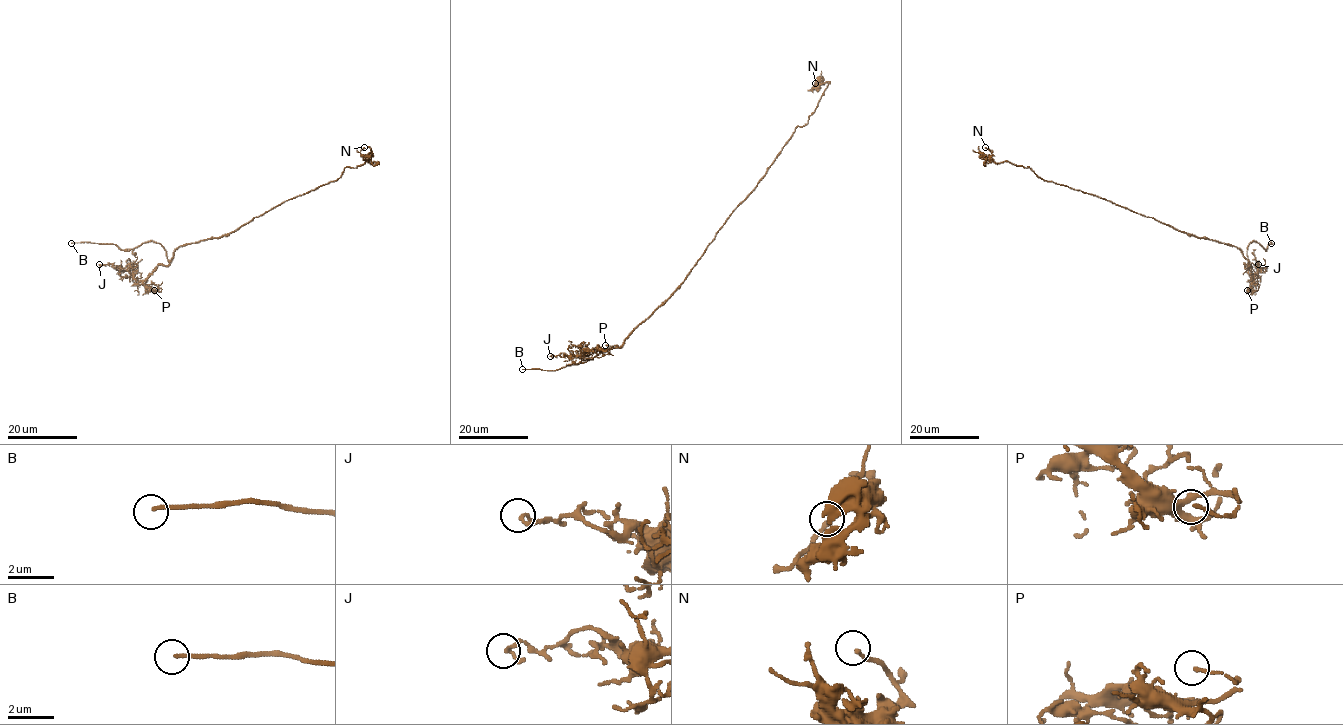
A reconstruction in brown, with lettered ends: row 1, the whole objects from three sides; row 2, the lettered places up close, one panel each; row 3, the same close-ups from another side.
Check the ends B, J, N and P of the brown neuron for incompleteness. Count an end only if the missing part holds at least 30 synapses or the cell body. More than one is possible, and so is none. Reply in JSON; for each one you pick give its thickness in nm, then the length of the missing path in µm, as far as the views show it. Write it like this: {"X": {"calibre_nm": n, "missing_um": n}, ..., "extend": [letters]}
{"B": {"calibre_nm": 150, "missing_um": 15}, "extend": ["B"]}

